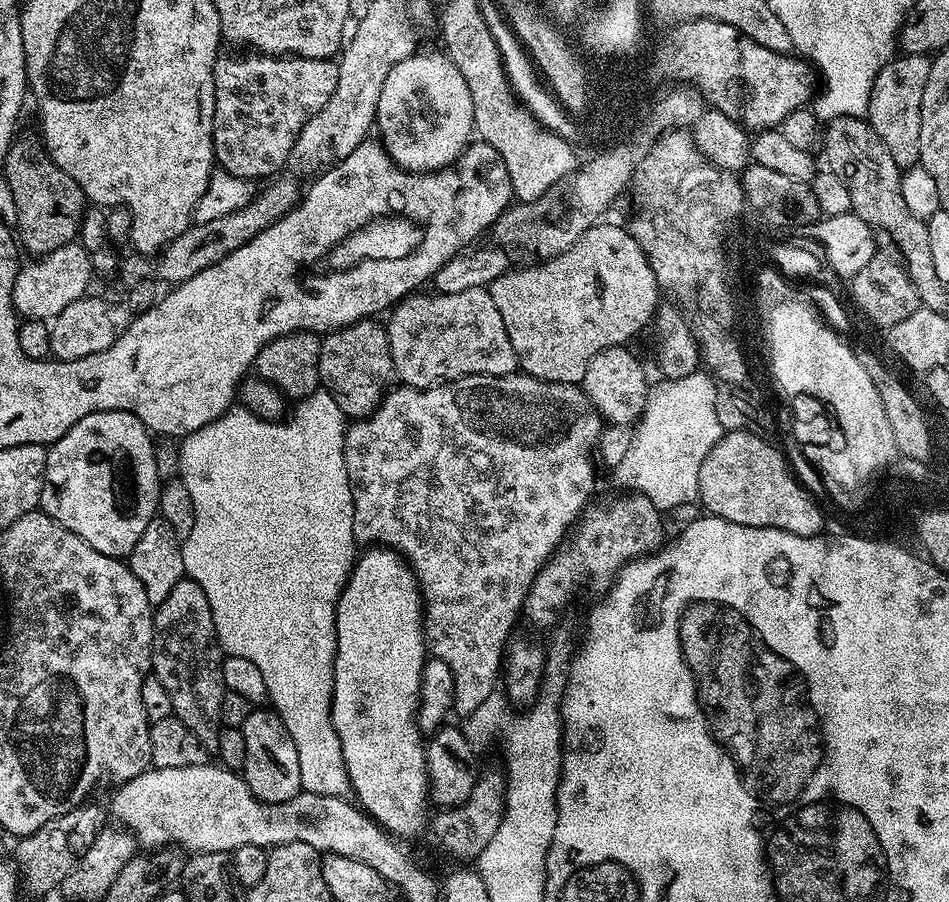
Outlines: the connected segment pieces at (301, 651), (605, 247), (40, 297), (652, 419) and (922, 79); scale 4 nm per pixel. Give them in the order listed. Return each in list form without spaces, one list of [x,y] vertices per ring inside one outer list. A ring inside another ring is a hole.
[[[323,388],[316,389],[301,399],[296,408],[298,410],[292,418],[277,421],[263,419],[243,406],[234,406],[202,430],[191,432],[179,441],[178,476],[184,481],[186,490],[190,490],[190,498],[194,502],[194,530],[180,545],[182,566],[185,577],[198,582],[198,586],[206,590],[206,602],[210,602],[210,614],[214,618],[216,637],[220,640],[221,649],[227,655],[254,662],[254,666],[262,670],[271,707],[282,718],[290,738],[294,738],[294,747],[298,750],[298,770],[302,773],[301,789],[310,794],[347,797],[350,792],[348,771],[344,765],[338,734],[332,725],[332,683],[336,661],[336,607],[348,576],[352,573],[352,566],[358,559],[358,545],[354,538],[354,494],[350,486],[350,474],[346,474],[344,457],[344,435],[348,424],[344,412],[334,402],[333,396]]]
[[[593,223],[562,254],[536,263],[540,264],[533,268],[513,267],[486,288],[502,314],[519,367],[528,375],[555,384],[579,385],[594,354],[603,348],[627,345],[631,336],[638,335],[647,324],[649,327],[653,323],[661,303],[662,289],[650,270],[648,259],[642,254],[642,248],[634,242],[627,227]]]
[[[79,242],[62,246],[31,262],[33,264],[25,263],[16,273],[12,291],[12,304],[16,307],[17,313],[30,320],[48,322],[58,314],[62,314],[62,310],[66,310],[66,306],[70,306],[70,302],[79,300],[89,291],[88,283],[92,278],[94,279],[90,255]]]
[[[697,370],[686,374],[686,378],[665,379],[664,384],[653,383],[648,393],[648,404],[639,421],[638,429],[632,437],[629,450],[623,455],[622,462],[614,469],[616,480],[621,489],[654,494],[661,509],[680,508],[683,504],[695,501],[700,494],[698,474],[706,454],[719,442],[725,430],[718,424],[717,411],[714,410],[714,398],[717,381],[707,371]]]
[[[897,55],[874,78],[874,86],[870,90],[870,106],[867,121],[873,130],[882,138],[886,150],[890,150],[890,158],[901,170],[915,168],[920,164],[920,139],[922,138],[922,93],[926,91],[926,78],[930,78],[931,59],[928,56]]]

